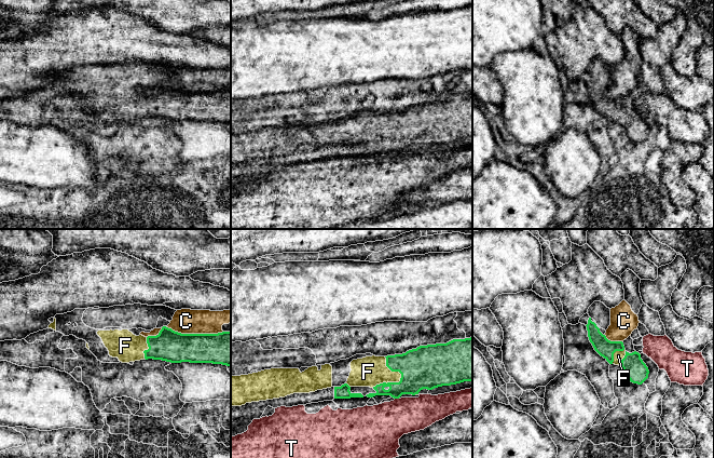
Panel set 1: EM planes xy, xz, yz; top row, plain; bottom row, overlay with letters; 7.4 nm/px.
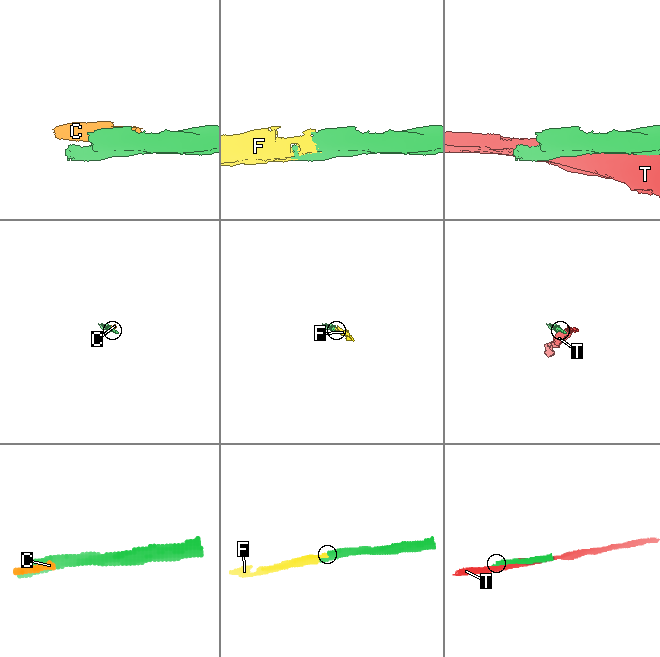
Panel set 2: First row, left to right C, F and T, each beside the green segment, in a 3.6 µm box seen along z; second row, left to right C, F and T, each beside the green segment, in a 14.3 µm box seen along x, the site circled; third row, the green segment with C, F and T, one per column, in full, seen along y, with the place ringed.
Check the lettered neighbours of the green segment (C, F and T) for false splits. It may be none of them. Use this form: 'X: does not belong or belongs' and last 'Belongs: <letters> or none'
C: does not belong
F: belongs
T: does not belong
Belongs: F

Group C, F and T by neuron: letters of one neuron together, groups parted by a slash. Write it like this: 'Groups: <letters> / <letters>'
Groups: C / F / T

